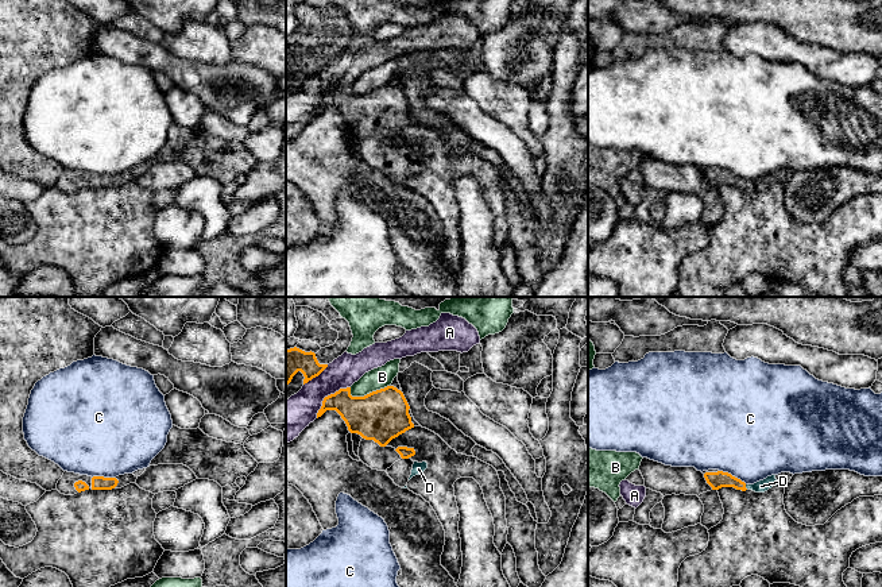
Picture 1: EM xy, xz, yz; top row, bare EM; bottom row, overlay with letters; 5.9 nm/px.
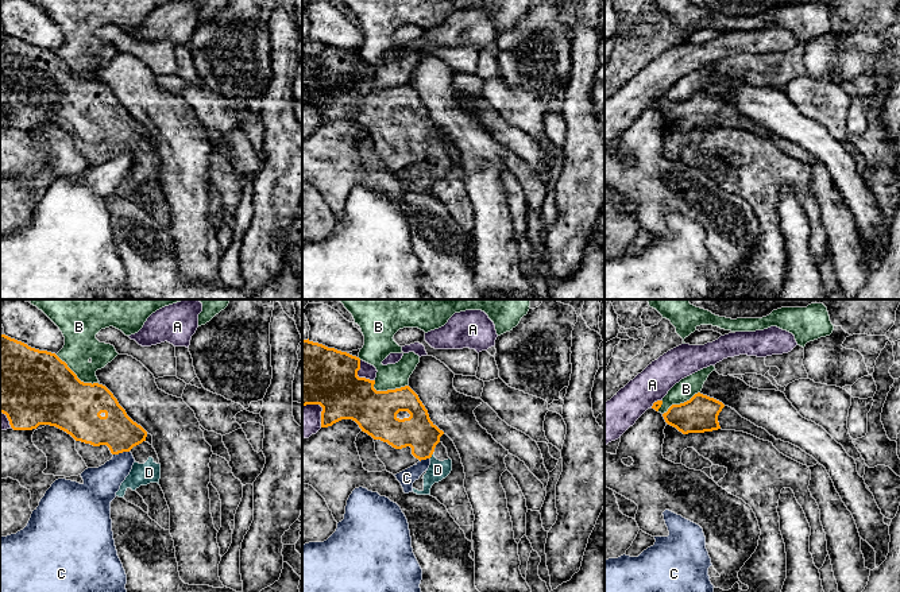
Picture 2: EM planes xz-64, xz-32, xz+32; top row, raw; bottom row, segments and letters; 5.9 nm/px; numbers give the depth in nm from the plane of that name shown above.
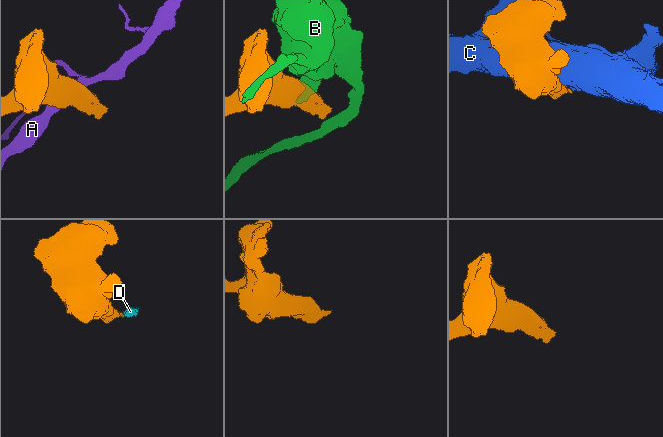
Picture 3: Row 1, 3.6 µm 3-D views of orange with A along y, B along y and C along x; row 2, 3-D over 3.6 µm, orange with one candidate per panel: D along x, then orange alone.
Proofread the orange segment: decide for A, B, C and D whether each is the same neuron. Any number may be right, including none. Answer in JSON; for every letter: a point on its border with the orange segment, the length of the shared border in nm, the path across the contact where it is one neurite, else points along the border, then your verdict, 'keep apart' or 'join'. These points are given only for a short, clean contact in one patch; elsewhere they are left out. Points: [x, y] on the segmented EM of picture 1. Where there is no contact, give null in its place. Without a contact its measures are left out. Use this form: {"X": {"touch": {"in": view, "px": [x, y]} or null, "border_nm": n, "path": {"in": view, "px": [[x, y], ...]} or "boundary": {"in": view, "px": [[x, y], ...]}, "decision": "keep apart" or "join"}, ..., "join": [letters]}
{"A": {"touch": {"in": "xz", "px": [328, 396]}, "border_nm": 280, "decision": "keep apart"}, "B": {"touch": {"in": "xz", "px": [370, 393]}, "border_nm": 240, "decision": "keep apart"}, "C": {"touch": {"in": "yz", "px": [731, 475]}, "border_nm": 190, "decision": "keep apart"}, "D": {"touch": {"in": "yz", "px": [745, 487]}, "border_nm": 40, "path": {"in": "yz", "px": [[719, 479], [727, 479], [745, 487], [761, 486]]}, "decision": "join"}, "join": ["D"]}

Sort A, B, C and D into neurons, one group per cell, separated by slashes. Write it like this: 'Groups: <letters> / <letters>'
Groups: A / B / C / D

